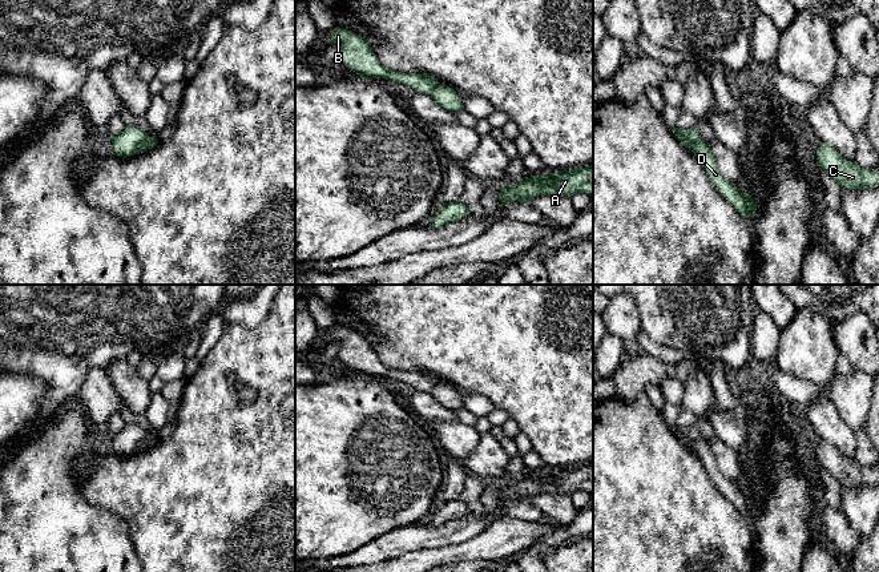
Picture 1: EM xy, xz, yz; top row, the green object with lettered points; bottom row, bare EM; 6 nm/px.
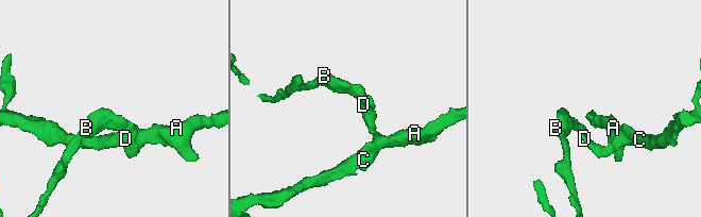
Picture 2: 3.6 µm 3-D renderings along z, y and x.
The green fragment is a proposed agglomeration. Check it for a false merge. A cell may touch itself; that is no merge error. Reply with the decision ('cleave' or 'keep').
cleave

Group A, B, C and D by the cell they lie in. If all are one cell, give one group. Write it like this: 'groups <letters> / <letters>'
groups A C D / B

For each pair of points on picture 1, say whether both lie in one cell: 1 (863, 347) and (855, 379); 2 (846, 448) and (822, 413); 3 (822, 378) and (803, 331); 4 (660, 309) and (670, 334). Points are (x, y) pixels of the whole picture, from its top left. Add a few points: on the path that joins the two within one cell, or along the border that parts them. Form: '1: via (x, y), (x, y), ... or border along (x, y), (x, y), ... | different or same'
1: border along (853, 367), (865, 373) | different
2: via (843, 439), (826, 422) | same
3: via (818, 366), (807, 351), (806, 343) | same
4: via (666, 315), (670, 319), (670, 327) | same

